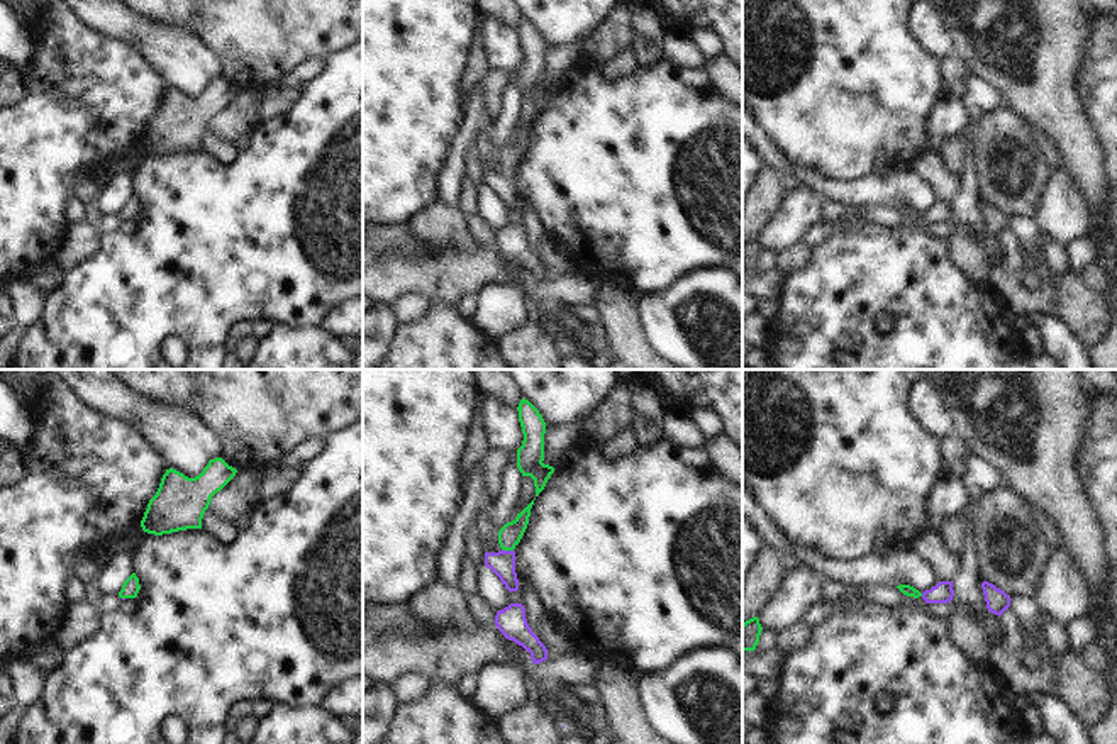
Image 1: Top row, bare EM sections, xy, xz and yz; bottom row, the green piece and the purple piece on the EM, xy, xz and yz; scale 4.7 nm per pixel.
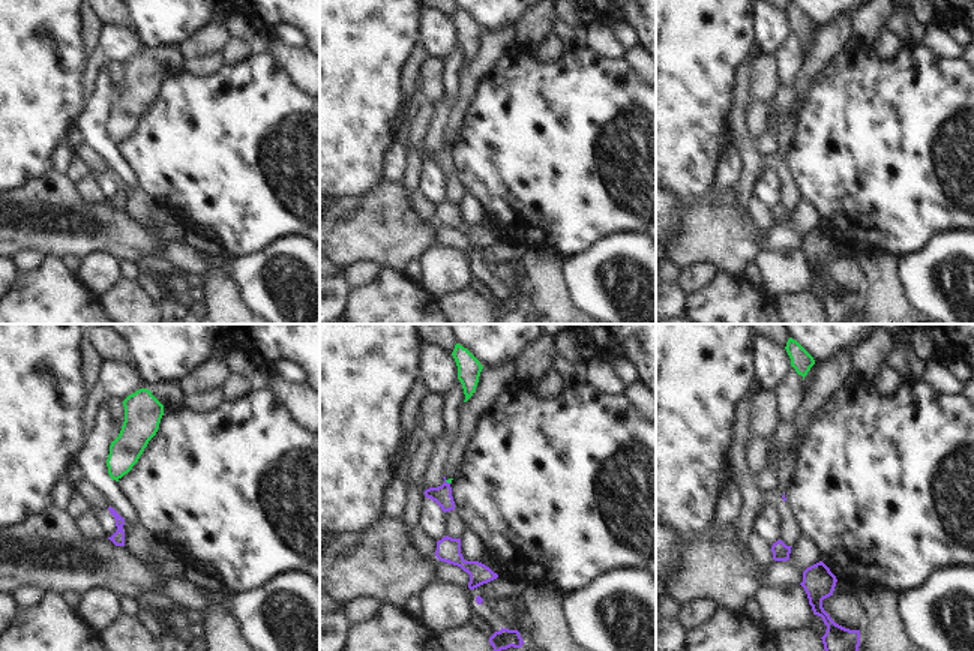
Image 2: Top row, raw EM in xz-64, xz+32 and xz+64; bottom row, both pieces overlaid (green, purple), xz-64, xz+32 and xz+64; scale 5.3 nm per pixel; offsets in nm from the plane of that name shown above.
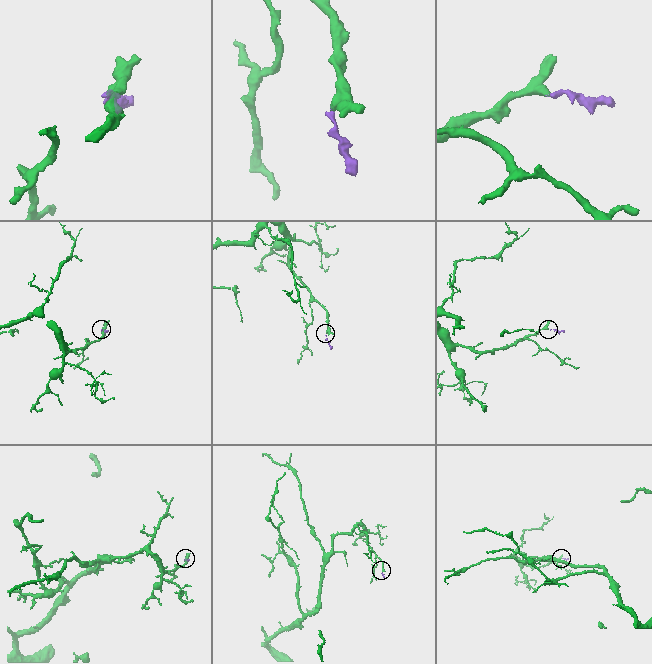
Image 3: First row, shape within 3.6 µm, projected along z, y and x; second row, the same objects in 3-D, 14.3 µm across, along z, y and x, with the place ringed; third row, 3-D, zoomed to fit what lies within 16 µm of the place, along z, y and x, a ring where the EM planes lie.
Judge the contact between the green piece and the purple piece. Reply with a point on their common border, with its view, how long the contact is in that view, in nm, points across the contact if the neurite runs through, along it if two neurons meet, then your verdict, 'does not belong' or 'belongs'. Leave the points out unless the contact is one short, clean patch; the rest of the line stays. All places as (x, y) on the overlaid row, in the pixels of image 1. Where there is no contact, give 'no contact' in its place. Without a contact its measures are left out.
xz (507, 549) | 60 nm | across xz (509, 536), (507, 549), (502, 563) | belongs

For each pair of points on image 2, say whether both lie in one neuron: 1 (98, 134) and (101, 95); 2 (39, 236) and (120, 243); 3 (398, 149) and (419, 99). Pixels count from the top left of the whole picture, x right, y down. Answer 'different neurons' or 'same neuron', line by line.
1: same neuron
2: same neuron
3: same neuron

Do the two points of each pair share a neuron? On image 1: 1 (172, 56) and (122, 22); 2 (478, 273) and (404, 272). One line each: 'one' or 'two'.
1: one
2: one

